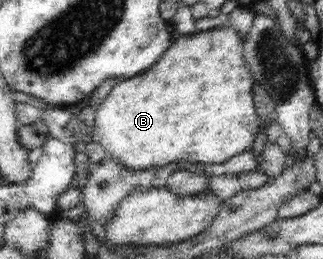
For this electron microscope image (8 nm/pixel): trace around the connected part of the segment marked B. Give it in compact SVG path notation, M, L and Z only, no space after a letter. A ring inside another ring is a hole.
M231 26L196 31L177 38L150 70L132 79L121 79L97 106L92 140L104 148L106 157L134 170L157 168L170 162L222 164L253 146L259 131L254 102L254 78L243 58L244 41Z

